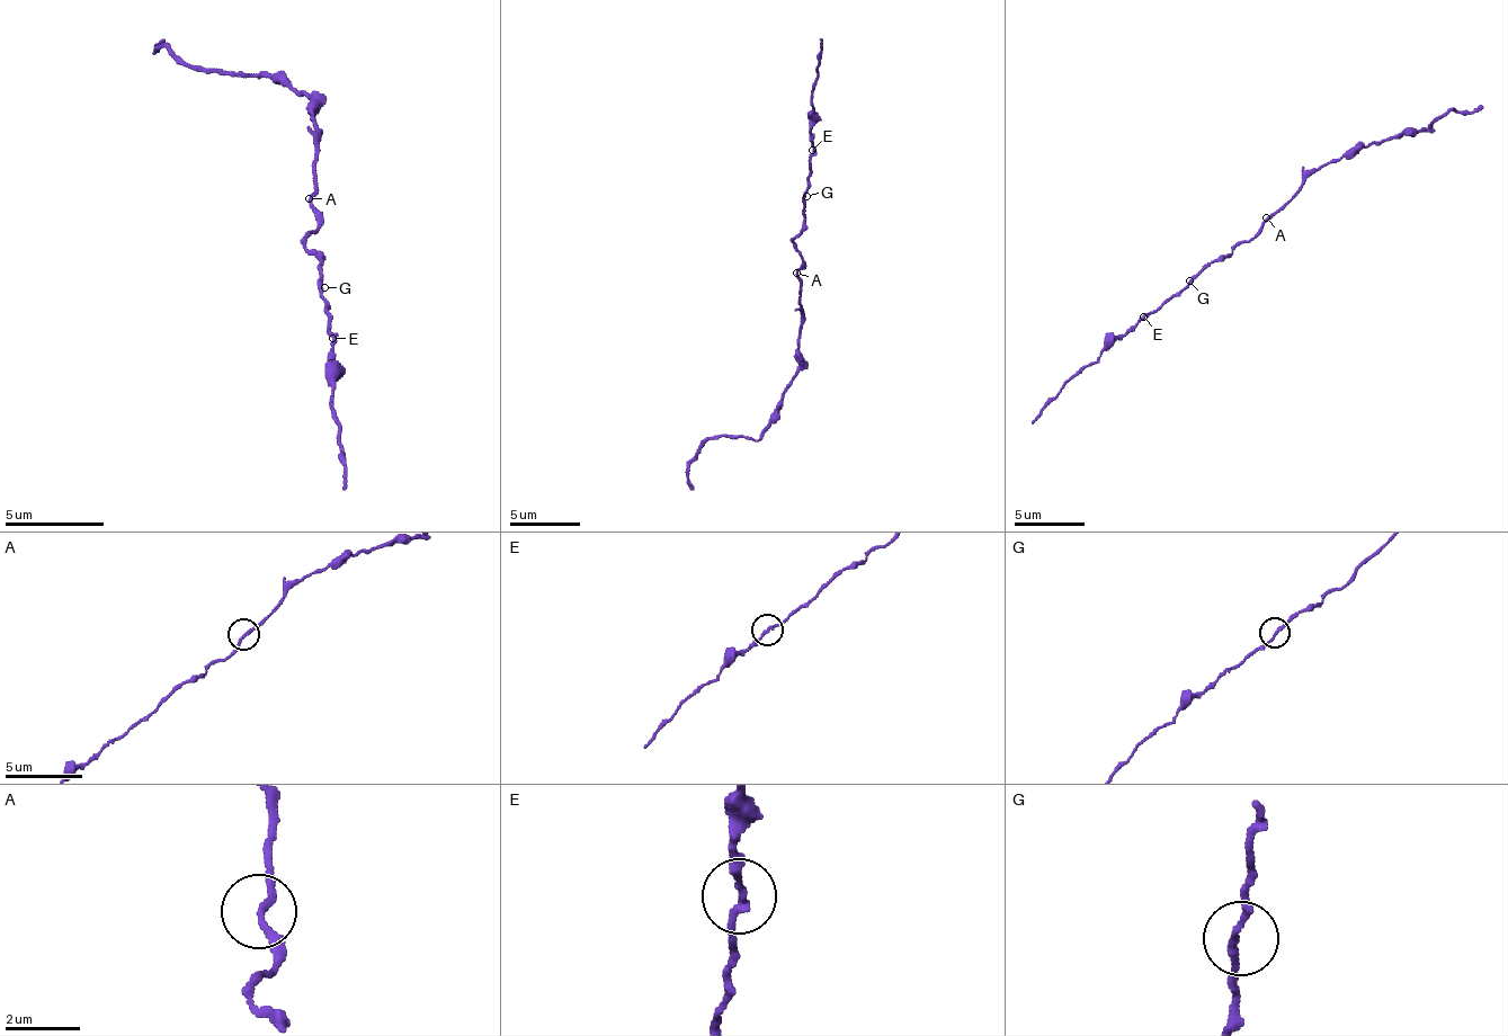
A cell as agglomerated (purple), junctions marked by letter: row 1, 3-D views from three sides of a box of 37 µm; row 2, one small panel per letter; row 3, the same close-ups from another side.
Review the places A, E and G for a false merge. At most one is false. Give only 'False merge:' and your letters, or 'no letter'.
False merge: no letter

